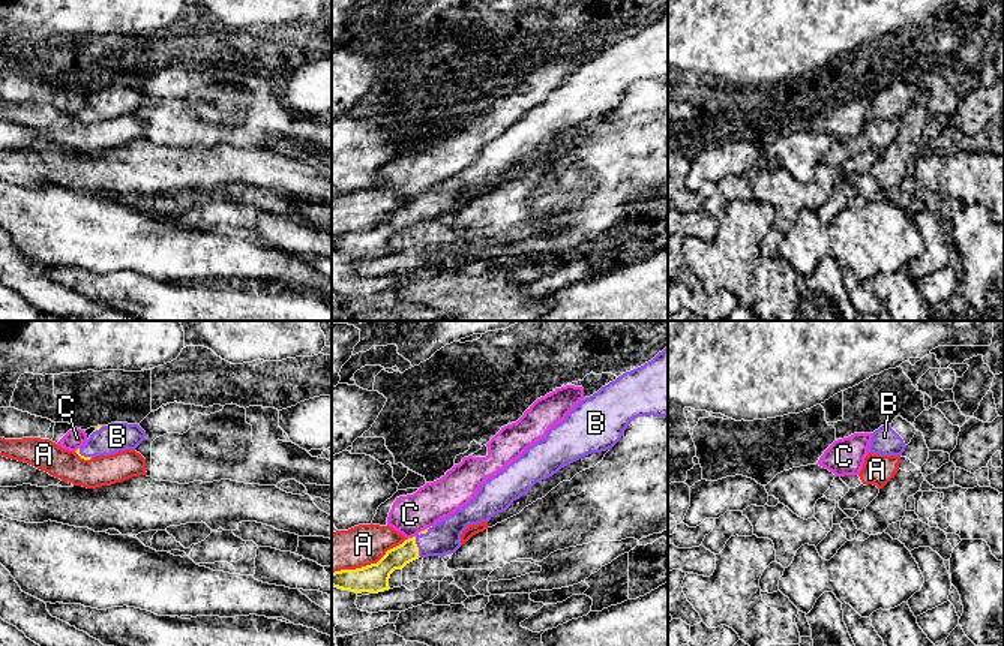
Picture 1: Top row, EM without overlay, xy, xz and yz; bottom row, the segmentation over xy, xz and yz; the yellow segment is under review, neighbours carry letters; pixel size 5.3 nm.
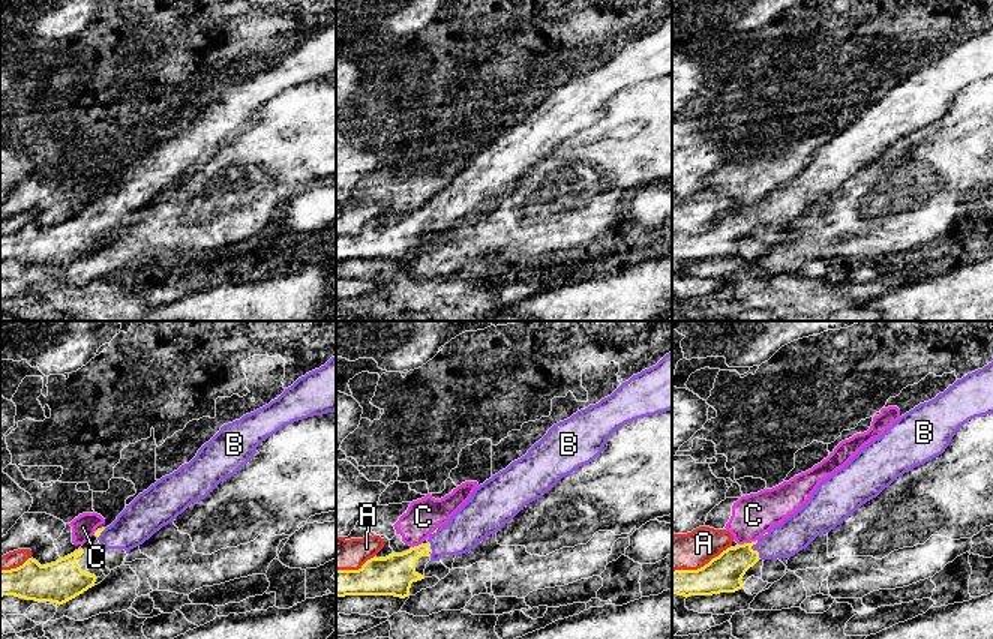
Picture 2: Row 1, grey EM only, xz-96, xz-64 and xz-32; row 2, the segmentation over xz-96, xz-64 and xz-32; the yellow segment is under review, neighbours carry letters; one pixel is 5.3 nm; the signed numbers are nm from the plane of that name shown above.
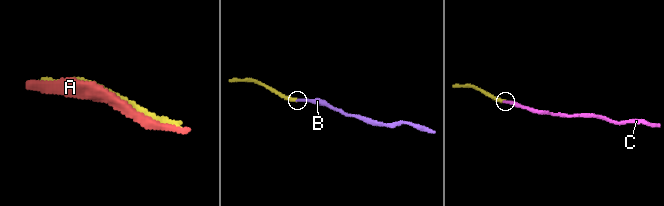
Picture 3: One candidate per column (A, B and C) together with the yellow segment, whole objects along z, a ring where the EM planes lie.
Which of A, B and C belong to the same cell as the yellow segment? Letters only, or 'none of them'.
B

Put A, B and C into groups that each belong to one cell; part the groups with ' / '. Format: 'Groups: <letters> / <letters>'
Groups: A / B / C

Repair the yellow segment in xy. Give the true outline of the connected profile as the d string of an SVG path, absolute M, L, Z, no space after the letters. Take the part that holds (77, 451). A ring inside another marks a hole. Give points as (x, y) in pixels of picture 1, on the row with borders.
M111 423L98 426L86 444L75 453L90 460L96 456L111 456L125 450L135 450L146 439L146 432L138 424Z

